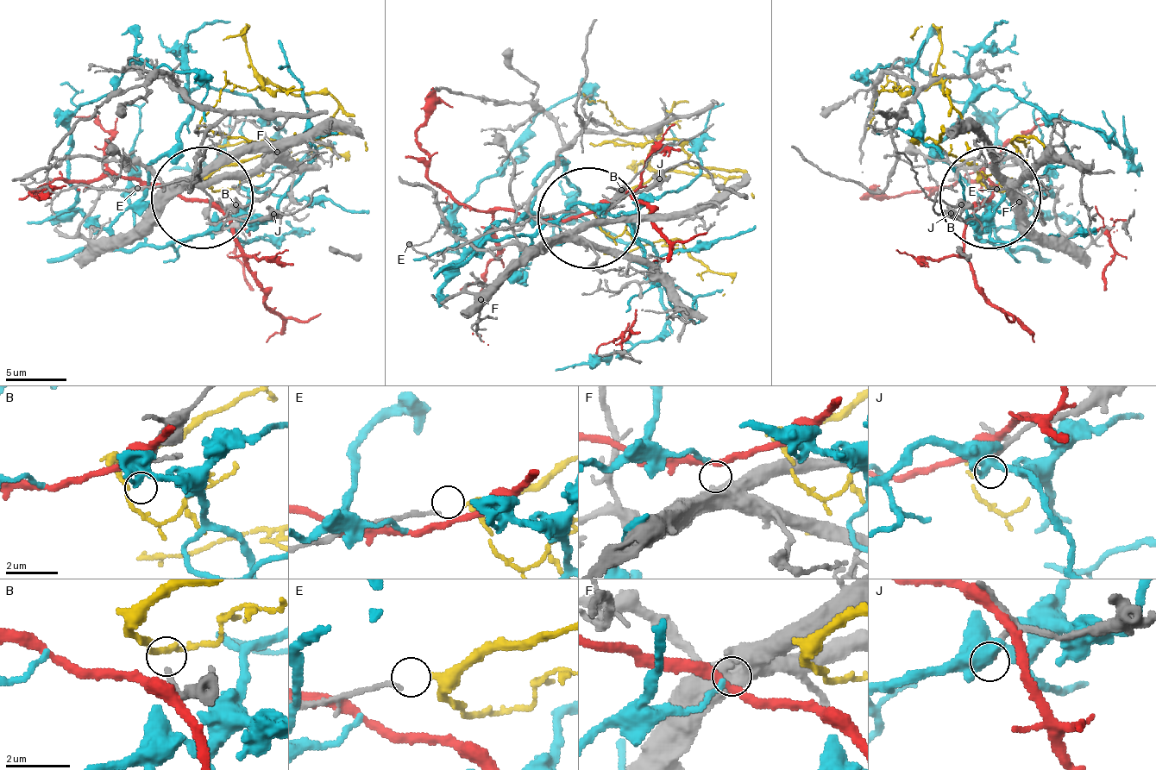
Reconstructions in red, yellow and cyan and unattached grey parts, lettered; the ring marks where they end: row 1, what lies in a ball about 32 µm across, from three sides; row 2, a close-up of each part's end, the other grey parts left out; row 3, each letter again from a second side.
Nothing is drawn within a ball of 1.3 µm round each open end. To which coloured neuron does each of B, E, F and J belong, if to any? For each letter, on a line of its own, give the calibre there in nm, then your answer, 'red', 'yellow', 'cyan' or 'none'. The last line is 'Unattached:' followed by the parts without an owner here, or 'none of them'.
B: calibre 160 nm; none
E: calibre 140 nm; yellow
F: calibre 480 nm; none
J: calibre 190 nm; none
Unattached: B, F, J

